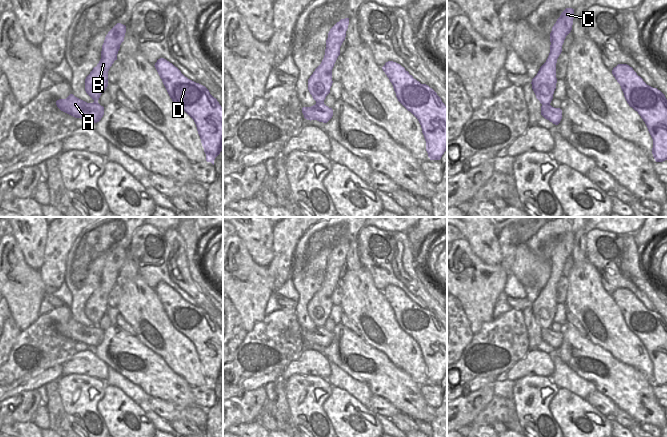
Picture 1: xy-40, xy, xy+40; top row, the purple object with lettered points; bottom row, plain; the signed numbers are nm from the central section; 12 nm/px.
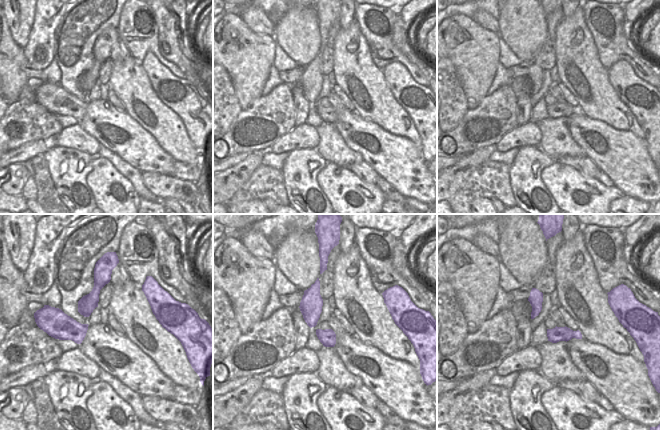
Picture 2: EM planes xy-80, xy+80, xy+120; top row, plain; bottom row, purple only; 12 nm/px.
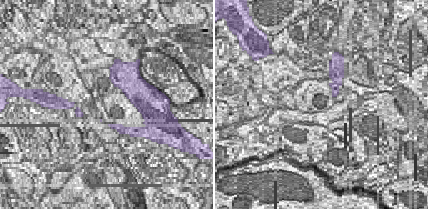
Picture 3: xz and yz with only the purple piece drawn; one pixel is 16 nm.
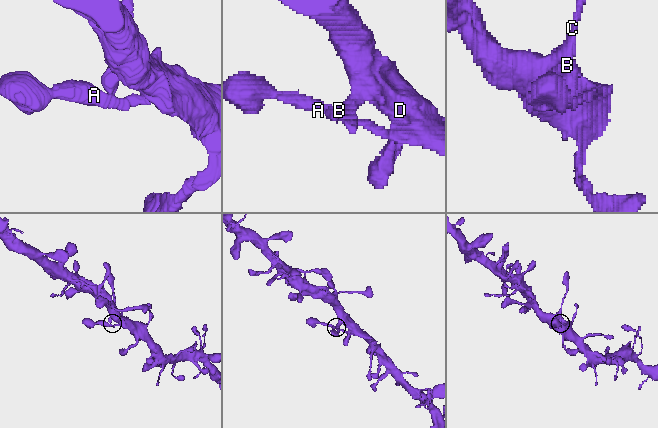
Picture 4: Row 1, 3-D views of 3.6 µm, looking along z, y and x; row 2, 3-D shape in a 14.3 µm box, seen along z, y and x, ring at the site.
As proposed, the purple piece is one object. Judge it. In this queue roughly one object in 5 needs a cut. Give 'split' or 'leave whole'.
leave whole

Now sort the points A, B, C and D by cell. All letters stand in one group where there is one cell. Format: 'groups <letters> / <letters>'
groups A B C D

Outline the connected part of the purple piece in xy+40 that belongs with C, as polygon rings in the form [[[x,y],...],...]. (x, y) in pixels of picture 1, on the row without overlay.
[[[566,232],[557,243],[550,257],[549,280],[531,306],[536,322],[542,328],[541,339],[555,349],[558,349],[562,343],[562,334],[550,329],[557,307],[556,287],[562,276],[564,264],[572,254],[573,243],[572,232]]]

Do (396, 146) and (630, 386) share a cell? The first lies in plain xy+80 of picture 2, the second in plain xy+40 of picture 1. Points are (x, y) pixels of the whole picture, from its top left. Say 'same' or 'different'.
same

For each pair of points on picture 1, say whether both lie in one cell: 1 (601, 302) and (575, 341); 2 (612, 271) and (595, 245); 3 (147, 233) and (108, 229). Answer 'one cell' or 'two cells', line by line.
1: two cells
2: one cell
3: two cells

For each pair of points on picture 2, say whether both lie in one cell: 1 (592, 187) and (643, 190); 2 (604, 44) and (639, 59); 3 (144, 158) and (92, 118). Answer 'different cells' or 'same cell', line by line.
1: different cells
2: same cell
3: same cell

